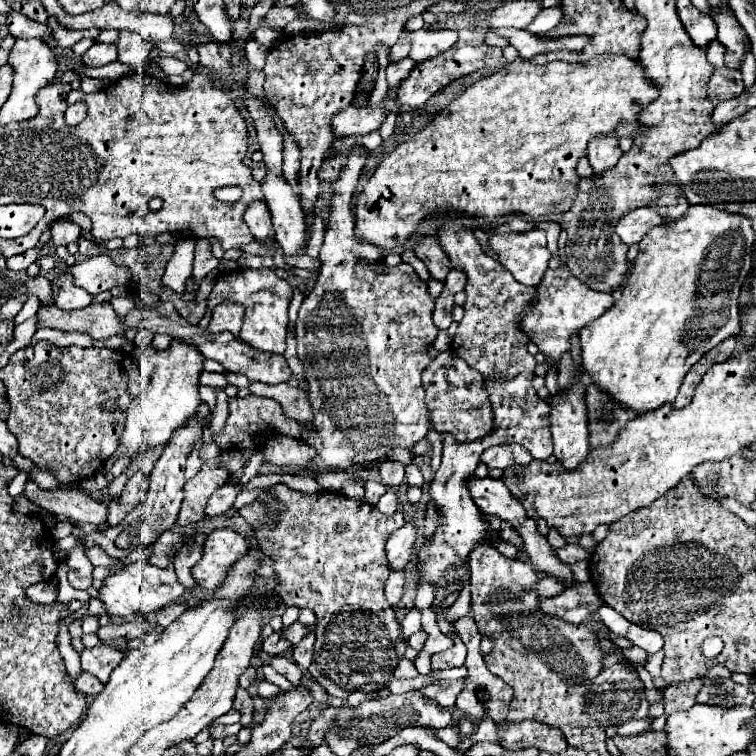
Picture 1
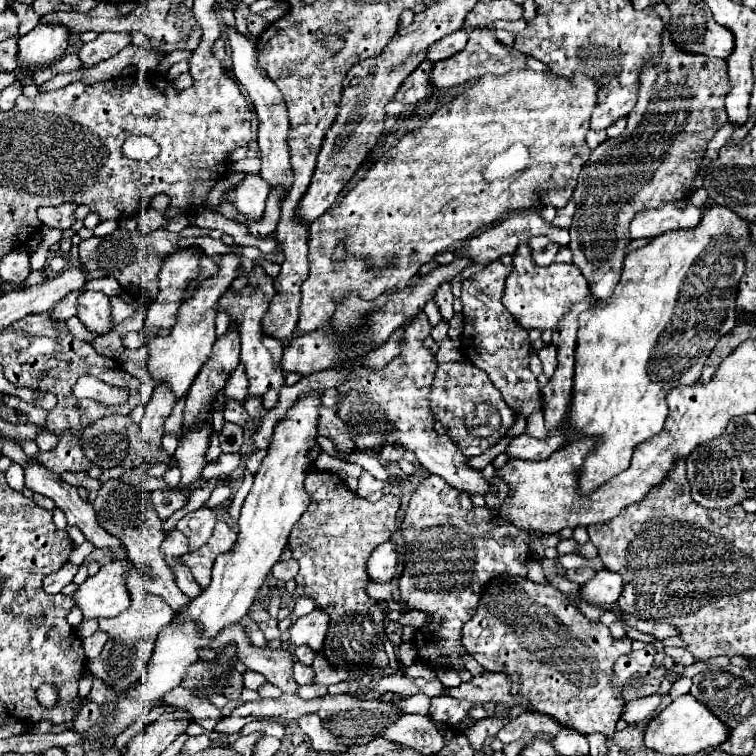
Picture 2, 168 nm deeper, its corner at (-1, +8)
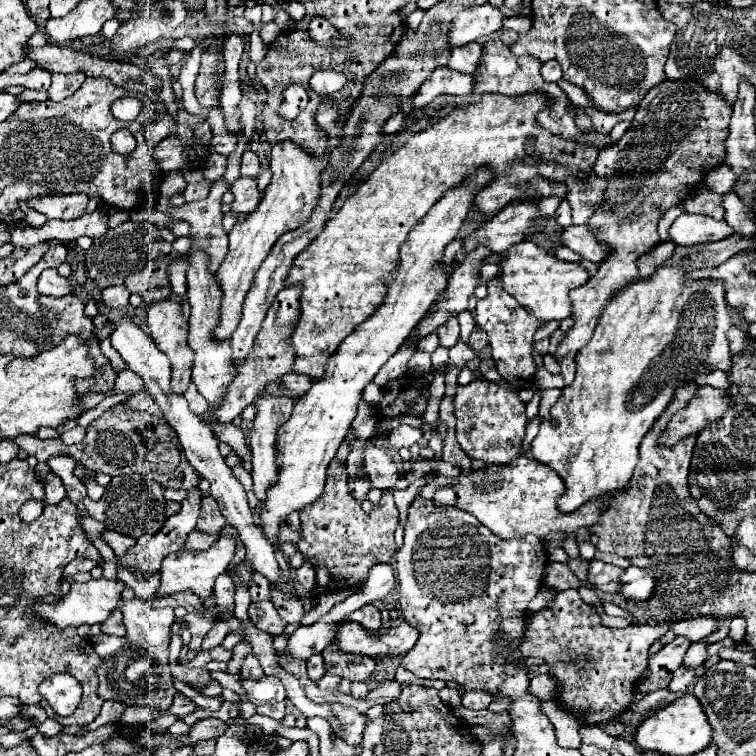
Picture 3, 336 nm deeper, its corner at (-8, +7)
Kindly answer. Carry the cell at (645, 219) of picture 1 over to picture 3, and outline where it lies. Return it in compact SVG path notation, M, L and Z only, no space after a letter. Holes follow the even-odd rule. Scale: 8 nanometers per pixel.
M682 214L670 228L670 240L680 246L718 242L732 234L734 230L730 230L730 224L726 224L726 220L714 220L700 214Z

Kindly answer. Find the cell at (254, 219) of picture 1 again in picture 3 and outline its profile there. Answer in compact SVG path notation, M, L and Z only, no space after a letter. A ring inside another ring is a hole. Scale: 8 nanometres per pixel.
M240 176L236 182L232 182L232 194L234 194L234 202L232 202L232 210L240 212L240 214L250 214L256 210L258 206L258 186L256 186L256 178L250 176Z

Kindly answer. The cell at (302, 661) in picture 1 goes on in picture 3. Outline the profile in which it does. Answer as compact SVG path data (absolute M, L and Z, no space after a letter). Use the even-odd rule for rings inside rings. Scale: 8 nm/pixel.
M314 654L314 656L308 660L308 676L310 676L312 682L318 682L324 674L326 674L324 658L322 658L322 654Z

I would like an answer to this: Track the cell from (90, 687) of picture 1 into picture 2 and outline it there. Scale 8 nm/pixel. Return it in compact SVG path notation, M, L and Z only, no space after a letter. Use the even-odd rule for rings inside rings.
M93 677L93 685L91 685L89 697L91 697L97 705L109 705L109 703L115 703L115 699L117 699L115 691L113 691L109 685L105 685L99 677Z

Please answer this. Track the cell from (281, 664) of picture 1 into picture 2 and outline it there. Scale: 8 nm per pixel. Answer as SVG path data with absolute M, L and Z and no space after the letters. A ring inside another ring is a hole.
M295 661L293 663L293 677L299 685L311 685L313 683L313 669L299 663L299 661Z

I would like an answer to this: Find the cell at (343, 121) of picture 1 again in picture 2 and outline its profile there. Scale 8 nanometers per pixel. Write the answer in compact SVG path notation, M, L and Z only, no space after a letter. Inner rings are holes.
M423 61L415 73L411 77L407 77L403 81L403 87L399 87L399 93L395 93L395 99L391 99L391 103L387 103L385 113L387 115L401 115L403 109L407 105L415 105L417 101L429 97L433 93L433 89L429 87L429 69L431 69L431 61Z

